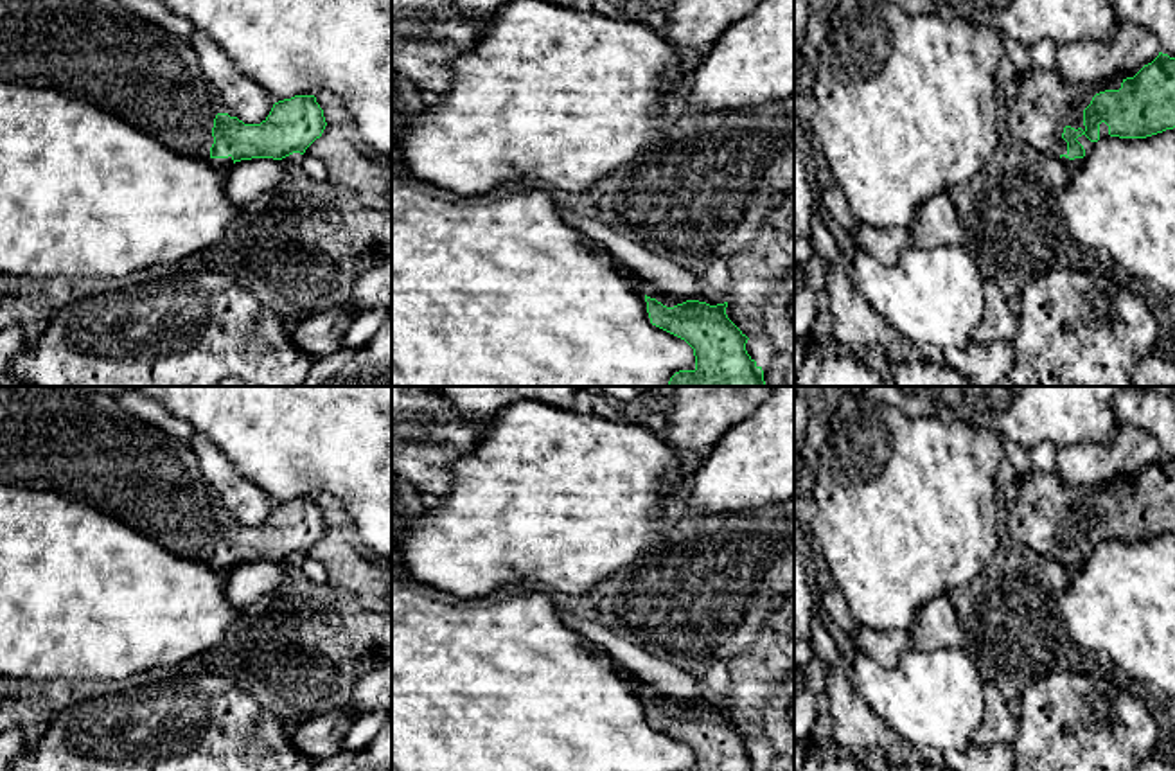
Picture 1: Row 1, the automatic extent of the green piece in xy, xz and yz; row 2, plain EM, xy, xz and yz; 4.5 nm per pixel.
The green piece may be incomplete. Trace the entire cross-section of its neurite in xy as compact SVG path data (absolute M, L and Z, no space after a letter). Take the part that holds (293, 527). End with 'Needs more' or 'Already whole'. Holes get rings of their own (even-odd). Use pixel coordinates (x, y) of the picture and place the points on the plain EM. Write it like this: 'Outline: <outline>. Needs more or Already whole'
Outline: M0 386L0 480L9 485L52 491L149 537L167 552L208 564L217 572L252 563L282 563L322 539L327 525L314 498L295 498L273 507L261 527L244 527L203 478L190 446L128 413L113 395L79 386Z. Needs more

